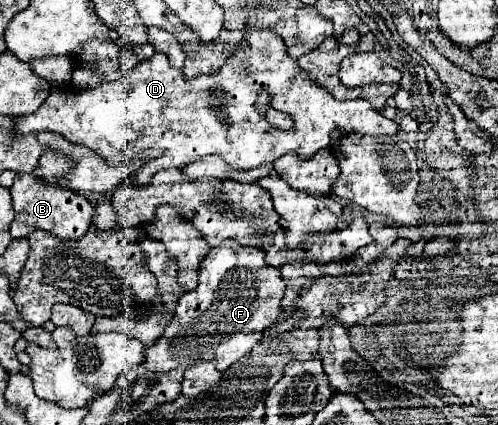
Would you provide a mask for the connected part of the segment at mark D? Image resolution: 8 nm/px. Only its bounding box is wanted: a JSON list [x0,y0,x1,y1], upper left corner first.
[16,30,398,184]

